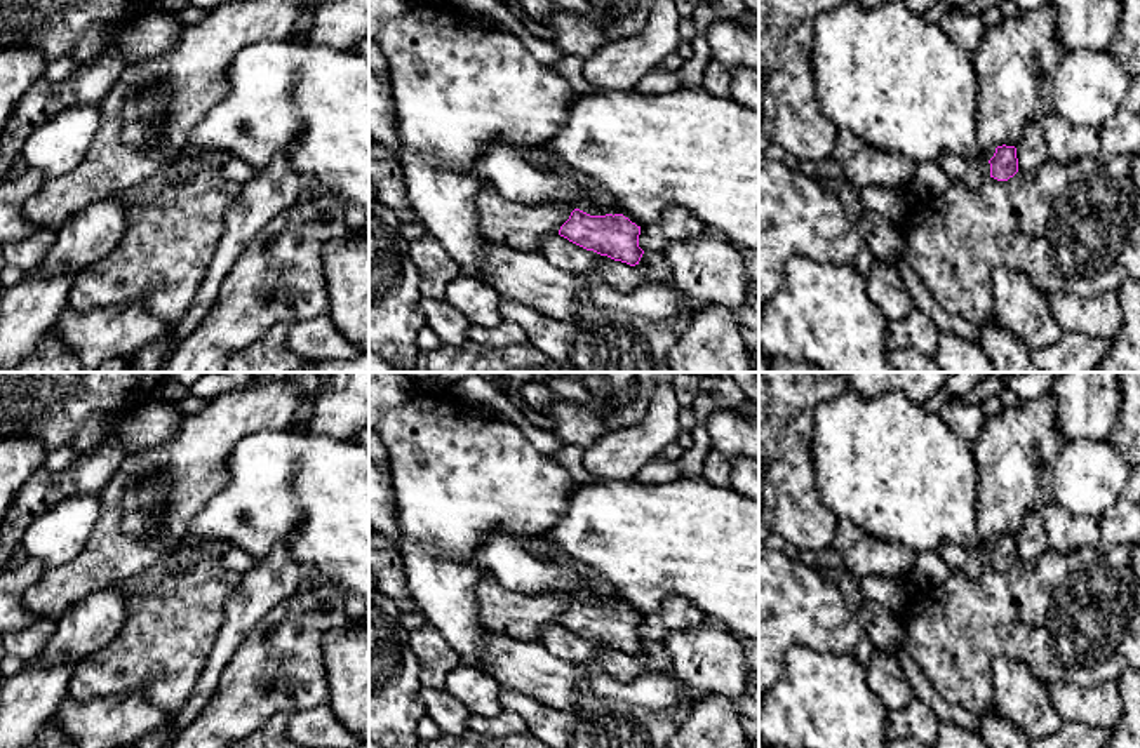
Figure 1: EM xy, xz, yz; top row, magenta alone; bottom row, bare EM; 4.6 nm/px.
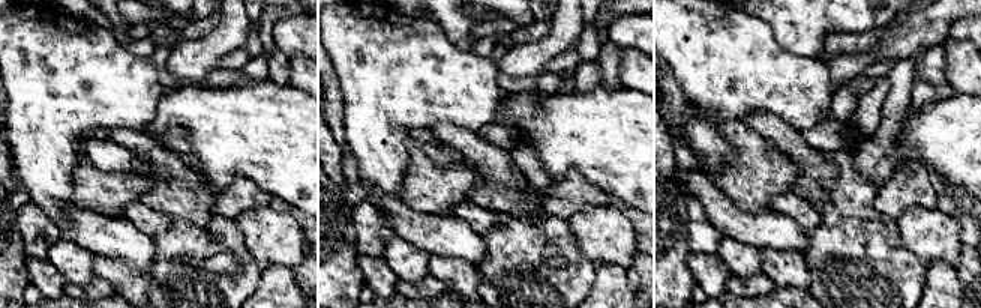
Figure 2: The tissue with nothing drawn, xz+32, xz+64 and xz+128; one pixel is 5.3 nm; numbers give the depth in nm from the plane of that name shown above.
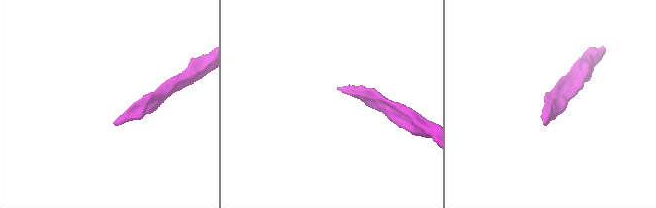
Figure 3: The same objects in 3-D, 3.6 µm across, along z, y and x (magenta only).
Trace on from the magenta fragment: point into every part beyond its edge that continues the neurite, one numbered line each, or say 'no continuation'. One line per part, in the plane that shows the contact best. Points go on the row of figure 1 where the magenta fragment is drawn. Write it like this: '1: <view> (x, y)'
1: yz (972, 173)

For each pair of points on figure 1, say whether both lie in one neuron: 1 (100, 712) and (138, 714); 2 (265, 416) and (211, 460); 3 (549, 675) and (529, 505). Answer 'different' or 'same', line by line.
1: same
2: same
3: different

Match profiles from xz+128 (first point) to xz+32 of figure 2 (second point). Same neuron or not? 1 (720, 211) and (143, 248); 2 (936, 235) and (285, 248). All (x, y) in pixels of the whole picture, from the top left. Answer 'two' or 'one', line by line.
1: one
2: one

